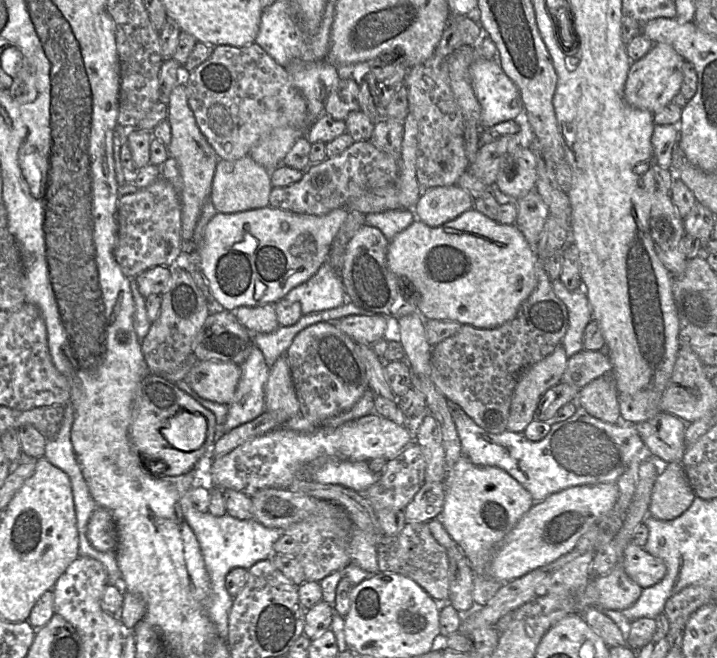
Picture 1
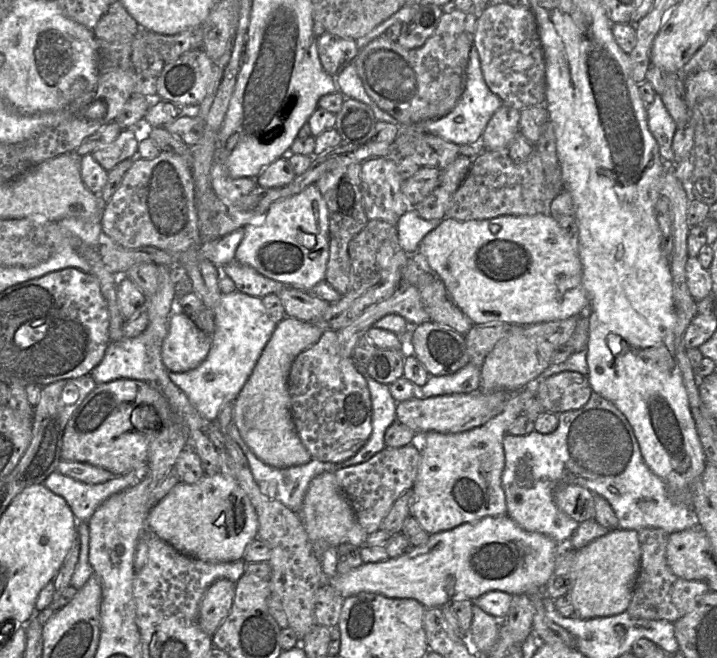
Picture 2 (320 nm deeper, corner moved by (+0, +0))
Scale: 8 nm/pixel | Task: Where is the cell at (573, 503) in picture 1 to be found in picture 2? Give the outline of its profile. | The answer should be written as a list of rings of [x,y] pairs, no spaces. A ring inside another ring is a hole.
[[[508,515],[484,517],[461,524],[451,530],[430,535],[428,541],[414,547],[409,553],[389,558],[379,563],[363,563],[345,574],[336,574],[325,580],[344,598],[361,592],[381,594],[388,598],[414,599],[425,608],[442,608],[458,600],[471,600],[482,594],[497,590],[511,595],[527,594],[542,590],[554,570],[557,543],[544,534],[521,528]]]

